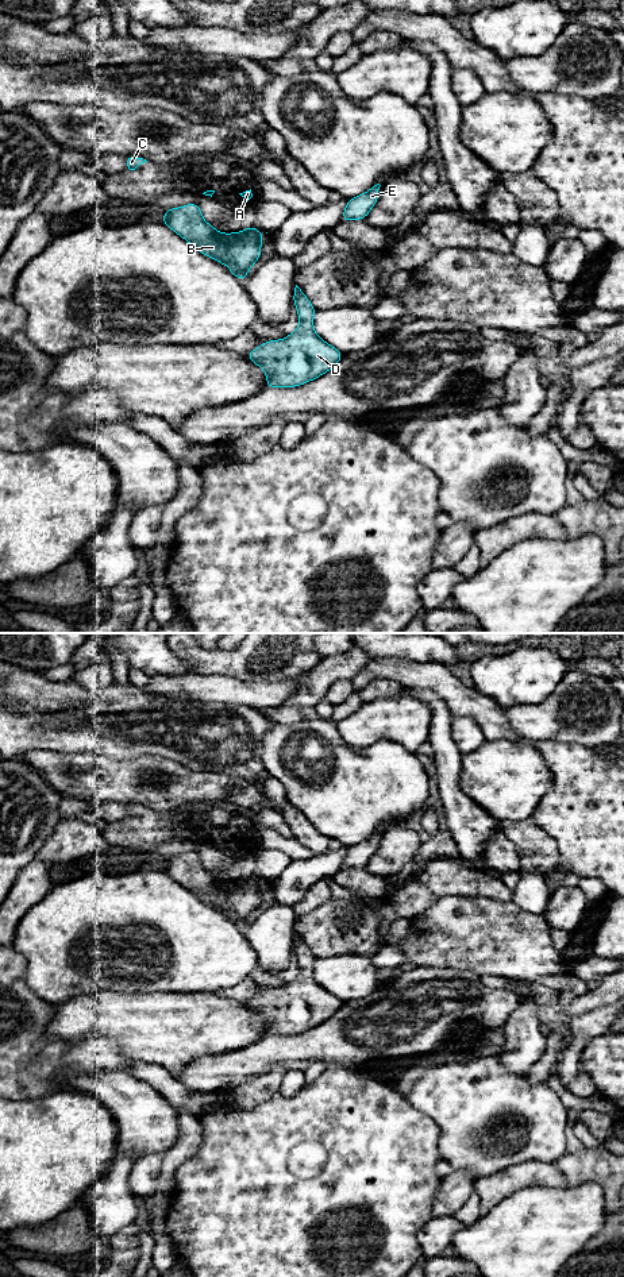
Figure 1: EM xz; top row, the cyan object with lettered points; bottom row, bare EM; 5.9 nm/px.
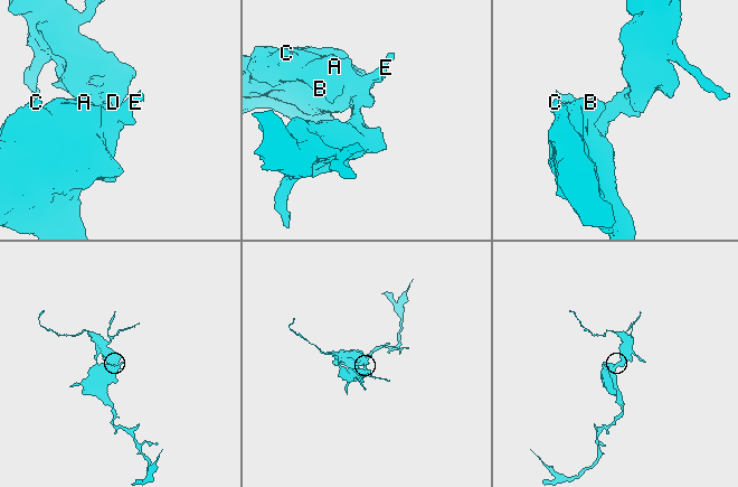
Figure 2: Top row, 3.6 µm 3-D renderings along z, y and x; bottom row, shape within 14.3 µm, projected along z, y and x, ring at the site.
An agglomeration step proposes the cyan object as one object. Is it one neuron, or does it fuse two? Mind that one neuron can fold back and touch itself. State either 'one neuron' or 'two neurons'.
one neuron

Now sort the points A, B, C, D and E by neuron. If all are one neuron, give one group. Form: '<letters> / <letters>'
A B C D E

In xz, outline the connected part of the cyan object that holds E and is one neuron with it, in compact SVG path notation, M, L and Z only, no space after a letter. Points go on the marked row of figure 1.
M380 184L374 185L371 189L369 189L366 193L350 198L347 202L342 221L351 221L351 220L359 220L359 219L366 219L369 215L370 209L374 207L377 202L380 194Z

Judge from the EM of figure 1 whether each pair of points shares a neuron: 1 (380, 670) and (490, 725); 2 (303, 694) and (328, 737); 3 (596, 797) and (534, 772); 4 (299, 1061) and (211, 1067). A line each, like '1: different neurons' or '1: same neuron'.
1: same neuron
2: different neurons
3: different neurons
4: same neuron

